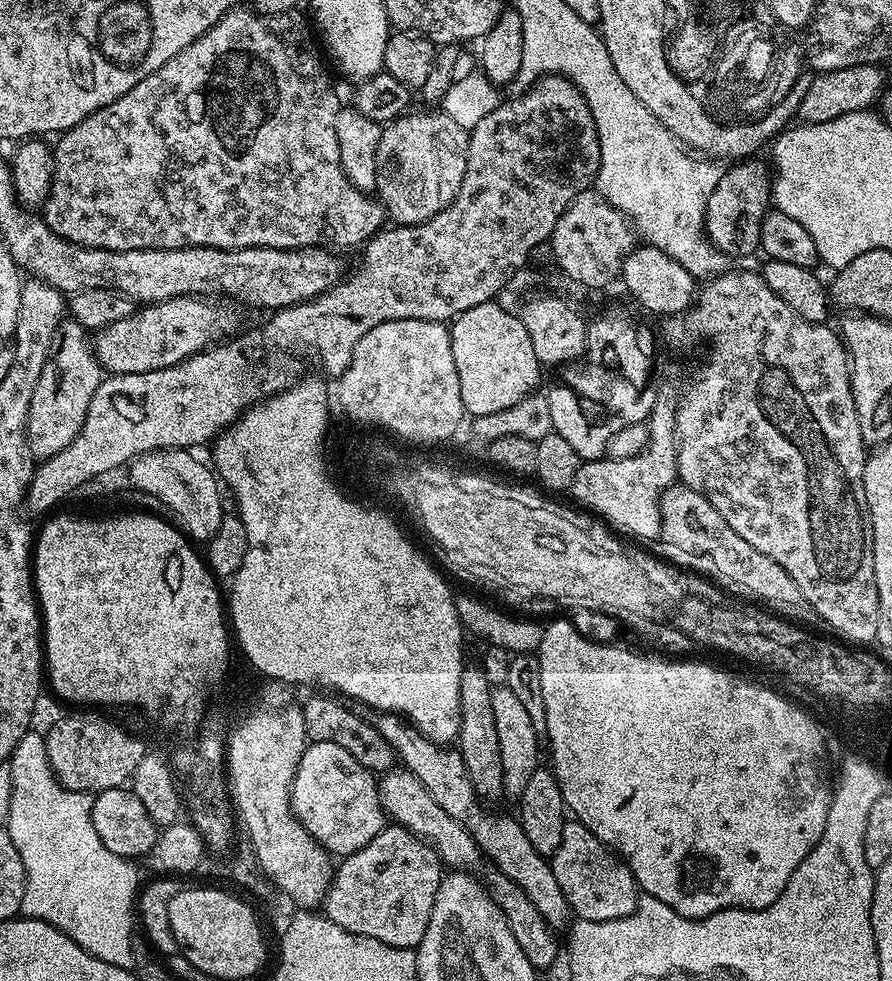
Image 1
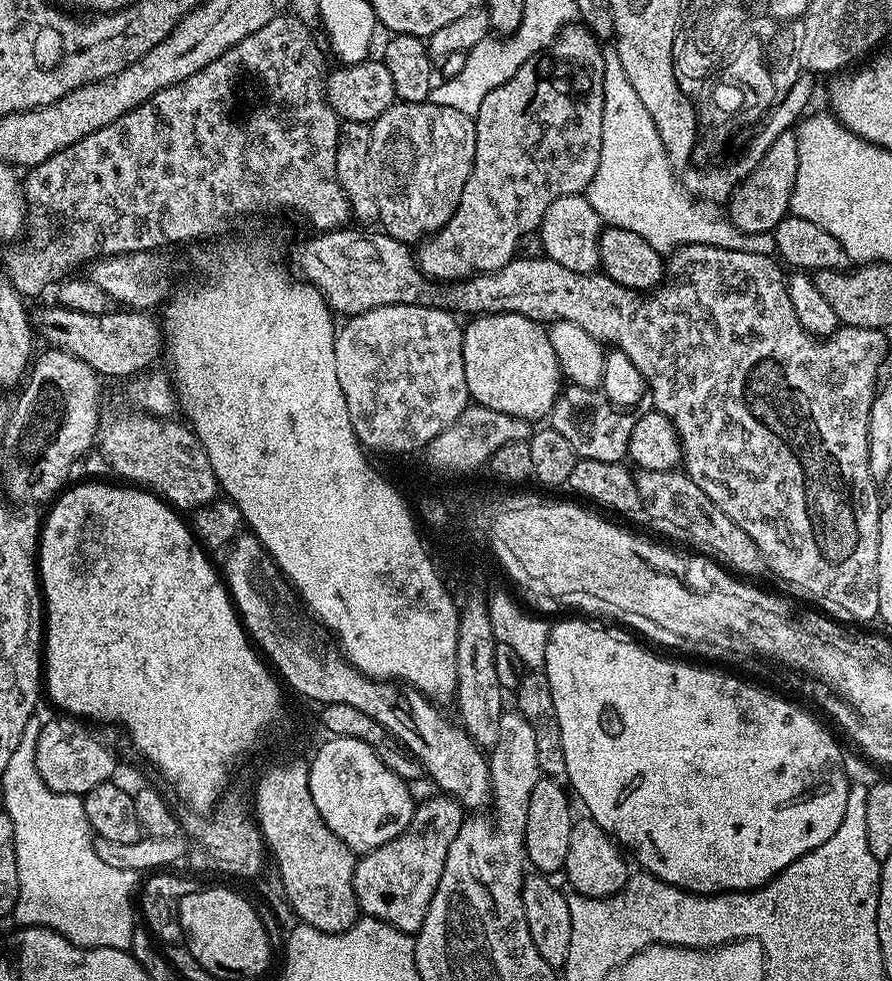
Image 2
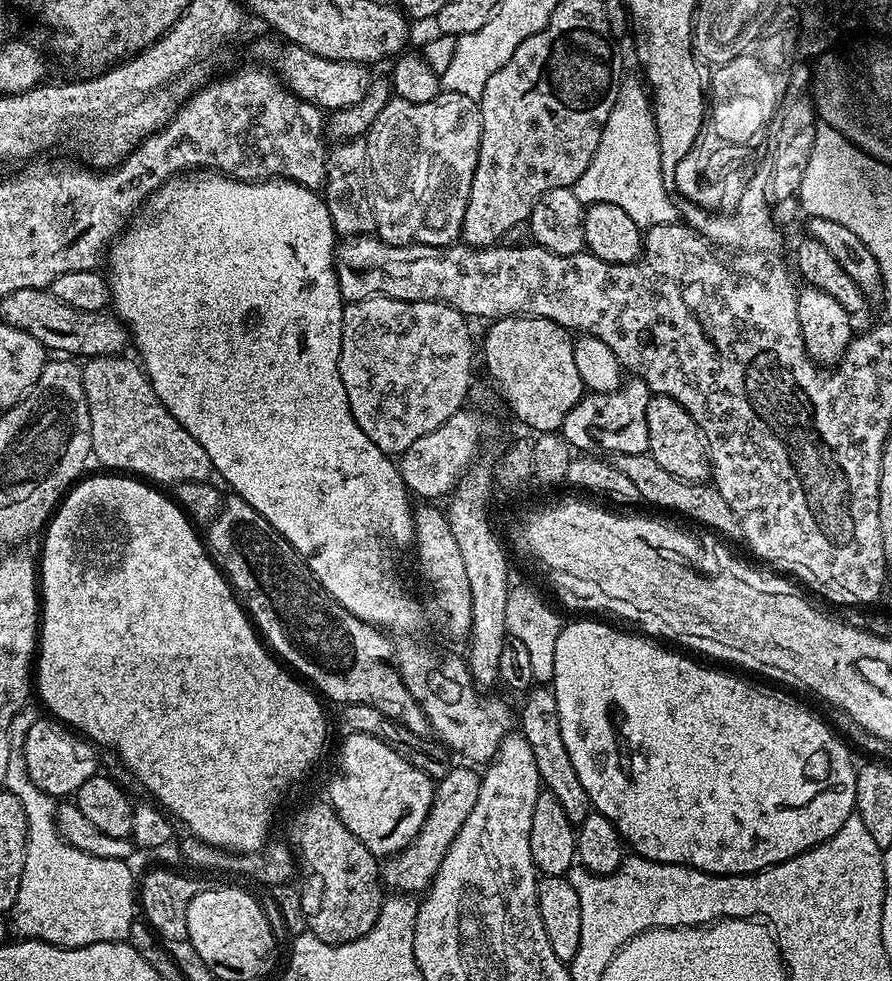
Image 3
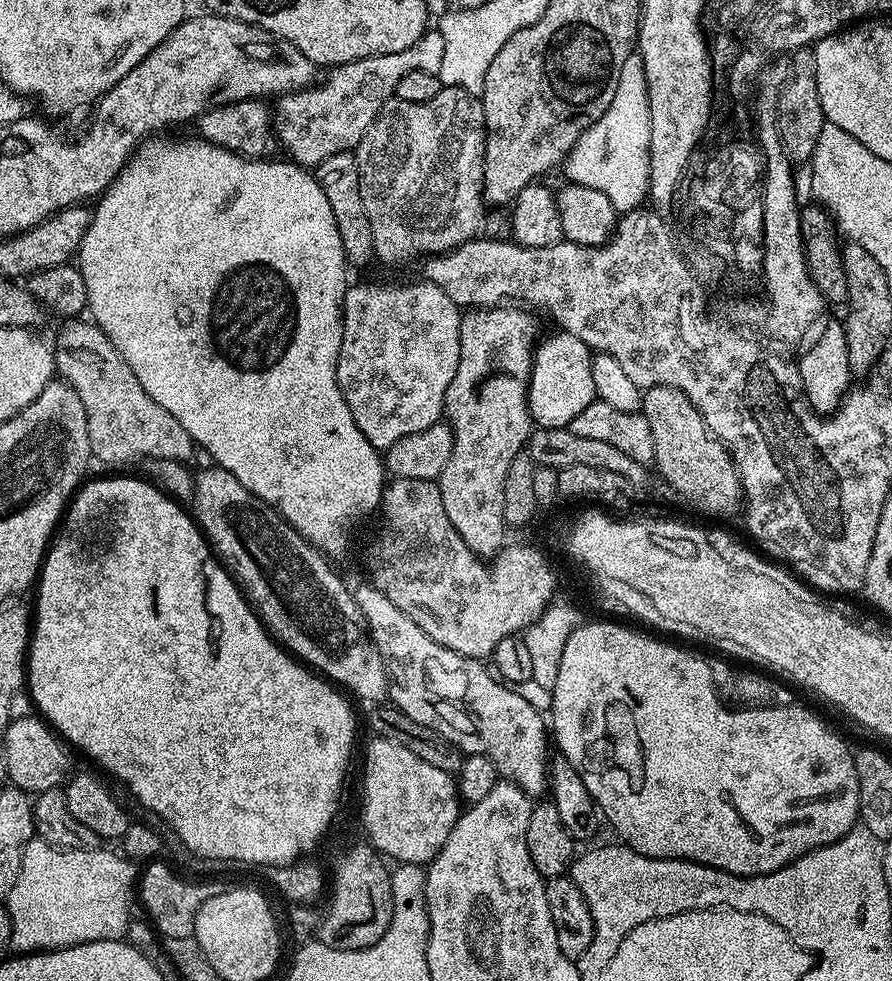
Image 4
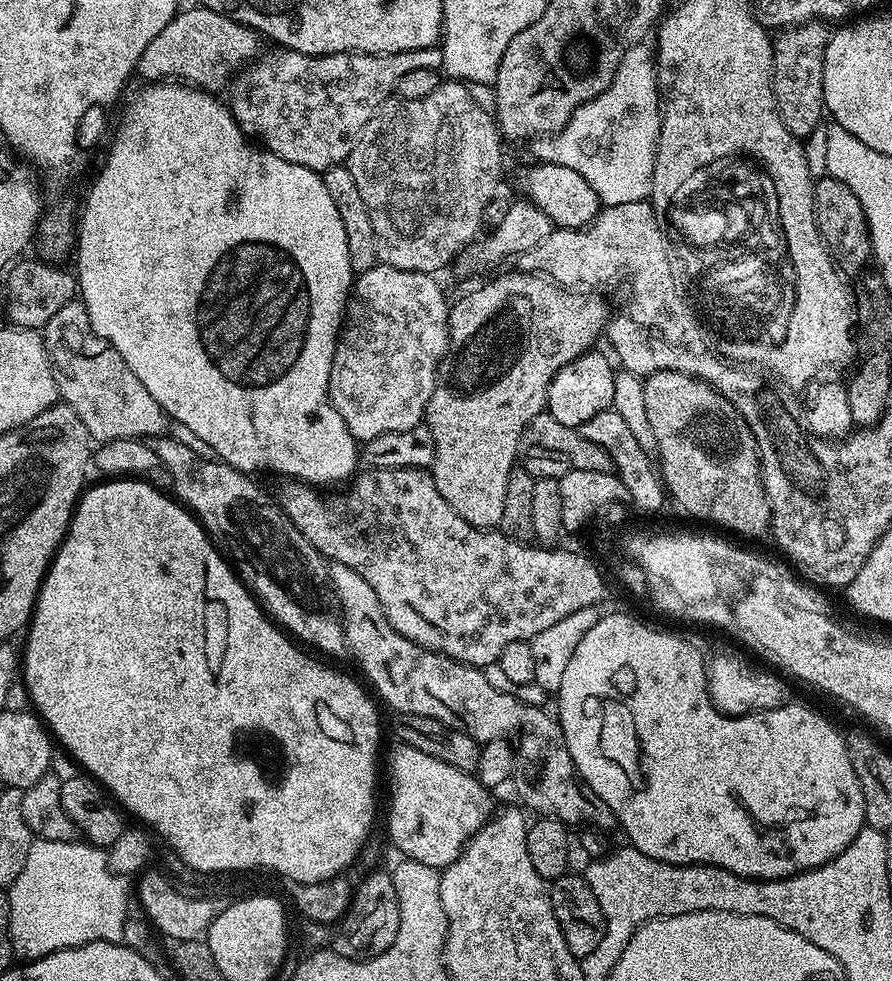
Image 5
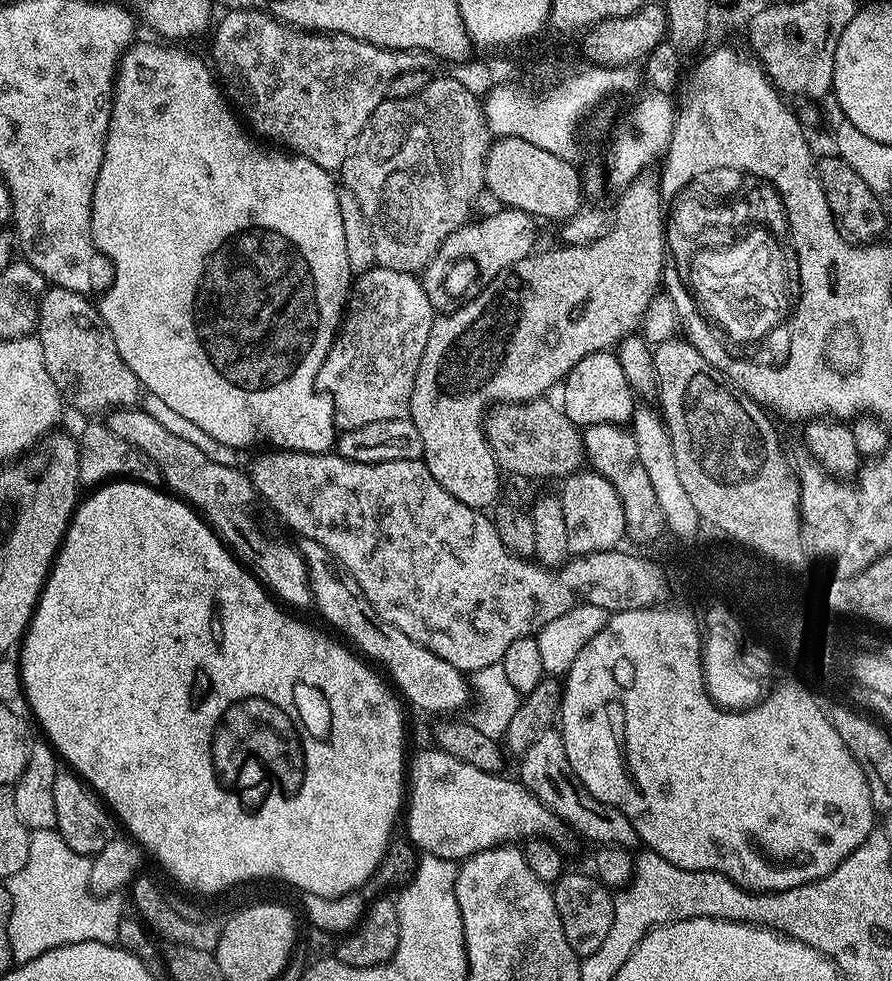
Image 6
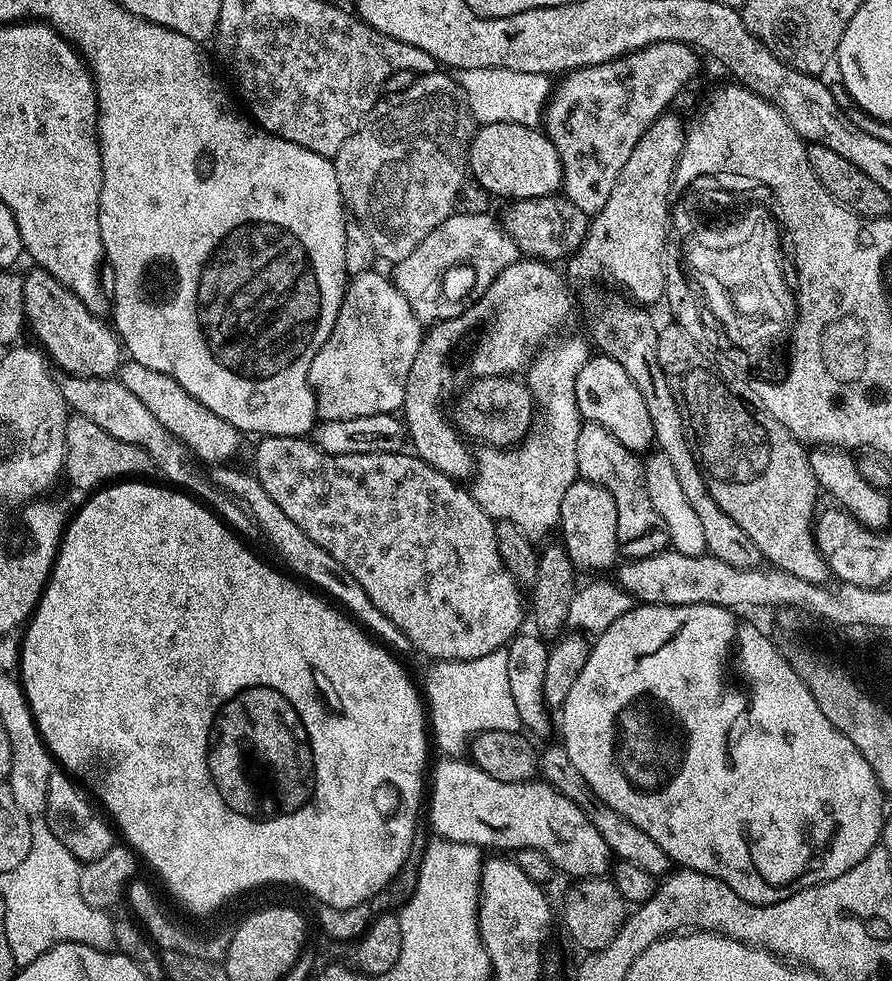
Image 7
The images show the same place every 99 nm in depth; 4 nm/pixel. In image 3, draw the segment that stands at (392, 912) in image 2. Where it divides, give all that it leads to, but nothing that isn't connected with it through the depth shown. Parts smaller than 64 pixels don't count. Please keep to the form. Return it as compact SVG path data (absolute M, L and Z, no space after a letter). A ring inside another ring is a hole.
M449 767L445 776L435 781L436 793L432 799L430 814L422 824L422 830L397 855L389 856L382 864L382 880L400 894L423 894L432 884L438 866L442 866L442 858L446 858L446 850L450 850L450 842L458 838L458 830L470 818L470 810L478 803L481 773L475 767Z

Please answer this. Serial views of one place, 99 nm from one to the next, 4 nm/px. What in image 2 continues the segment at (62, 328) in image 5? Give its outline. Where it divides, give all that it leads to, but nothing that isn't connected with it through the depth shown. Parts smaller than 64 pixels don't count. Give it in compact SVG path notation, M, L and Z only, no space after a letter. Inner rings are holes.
M135 415L116 416L98 432L98 449L105 462L121 476L117 477L157 493L177 510L195 510L217 499L218 485L210 458L206 458L206 450L191 427L174 418Z

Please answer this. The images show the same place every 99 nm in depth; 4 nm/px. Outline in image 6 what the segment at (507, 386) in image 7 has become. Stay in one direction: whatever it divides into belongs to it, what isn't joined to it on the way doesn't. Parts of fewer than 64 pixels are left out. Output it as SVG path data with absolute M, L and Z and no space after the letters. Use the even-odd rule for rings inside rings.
M548 398L529 400L523 404L497 404L487 413L484 422L484 437L496 454L496 463L505 473L513 472L516 476L526 476L530 480L548 480L551 476L567 478L573 472L585 467L584 438L581 429L570 422L563 407L554 405Z

